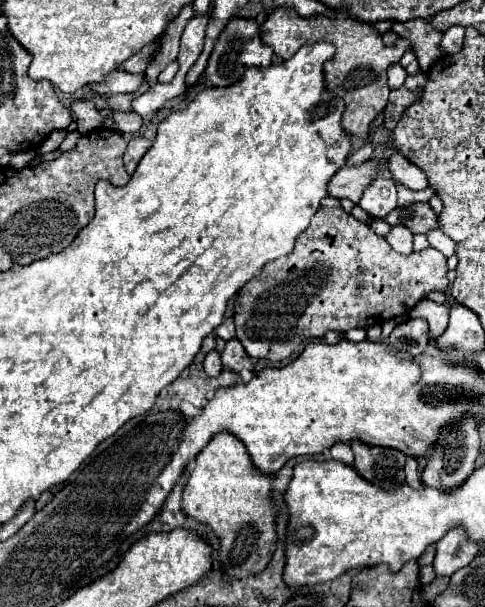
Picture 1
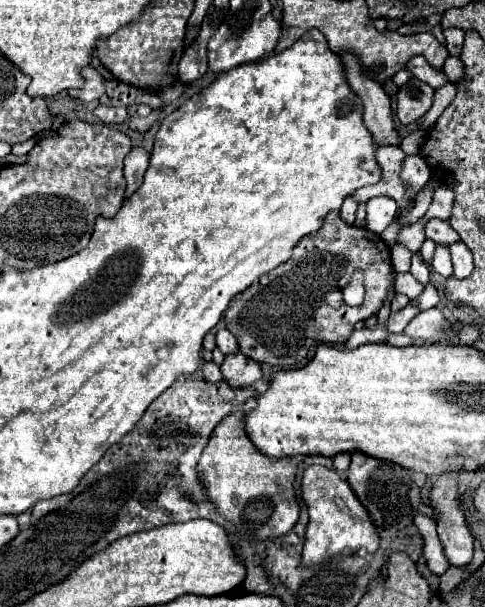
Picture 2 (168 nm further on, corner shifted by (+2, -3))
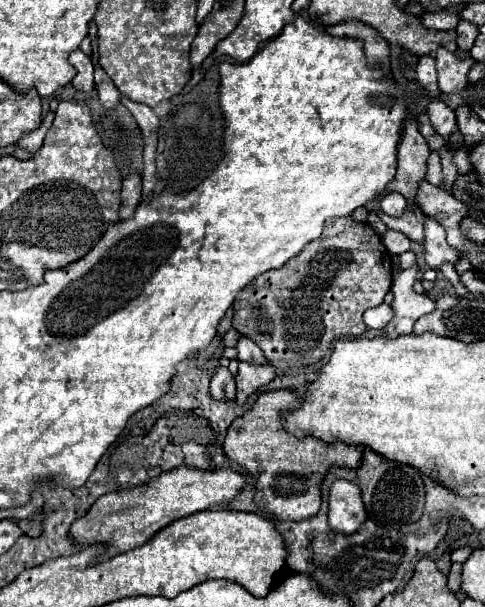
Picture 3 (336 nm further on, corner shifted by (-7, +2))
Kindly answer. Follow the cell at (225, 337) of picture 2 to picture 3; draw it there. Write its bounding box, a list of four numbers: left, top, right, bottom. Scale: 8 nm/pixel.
[235,336,267,362]

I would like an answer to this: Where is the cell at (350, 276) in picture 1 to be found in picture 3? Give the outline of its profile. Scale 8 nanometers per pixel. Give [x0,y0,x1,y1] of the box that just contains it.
[233,216,391,368]

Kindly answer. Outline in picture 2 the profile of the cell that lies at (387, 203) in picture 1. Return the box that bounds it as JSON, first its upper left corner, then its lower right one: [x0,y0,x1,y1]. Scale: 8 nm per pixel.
[366,197,398,233]

